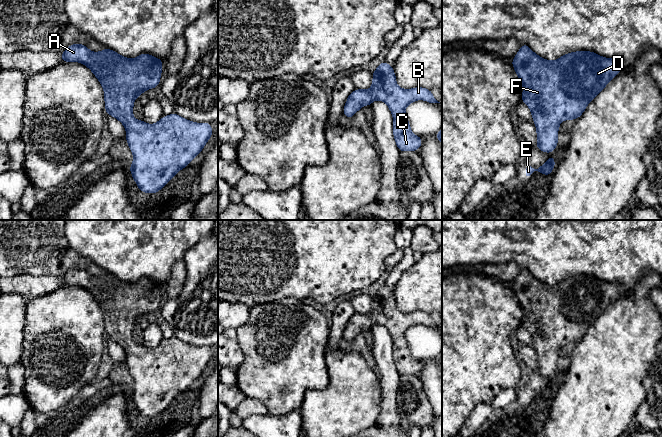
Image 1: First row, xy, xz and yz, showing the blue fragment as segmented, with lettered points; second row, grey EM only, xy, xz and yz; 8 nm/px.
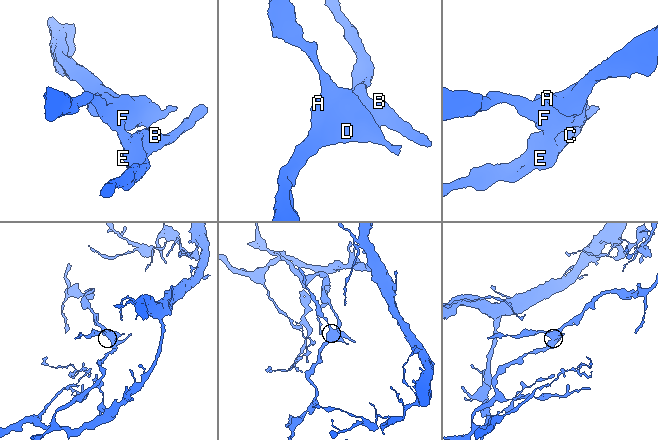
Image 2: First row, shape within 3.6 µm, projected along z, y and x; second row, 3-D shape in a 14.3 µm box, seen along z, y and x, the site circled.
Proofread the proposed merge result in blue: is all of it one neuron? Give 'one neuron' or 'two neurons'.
one neuron

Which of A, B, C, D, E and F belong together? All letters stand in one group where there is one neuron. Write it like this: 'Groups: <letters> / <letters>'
Groups: A B C D E F

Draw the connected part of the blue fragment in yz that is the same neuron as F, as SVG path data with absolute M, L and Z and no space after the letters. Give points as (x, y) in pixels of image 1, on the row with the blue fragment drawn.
M522 44L512 65L523 87L521 100L530 108L536 125L537 145L545 153L556 149L559 125L564 120L578 119L587 105L621 70L618 59L605 58L591 51L567 53L555 61L543 59Z

